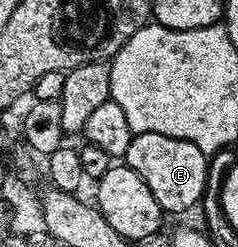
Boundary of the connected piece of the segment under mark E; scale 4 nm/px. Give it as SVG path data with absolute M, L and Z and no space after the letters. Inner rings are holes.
M137 133L132 135L125 157L127 167L141 174L141 182L149 186L153 198L162 206L164 213L180 214L187 207L200 203L203 199L209 156L202 153L193 142L181 138L166 137L159 133Z

